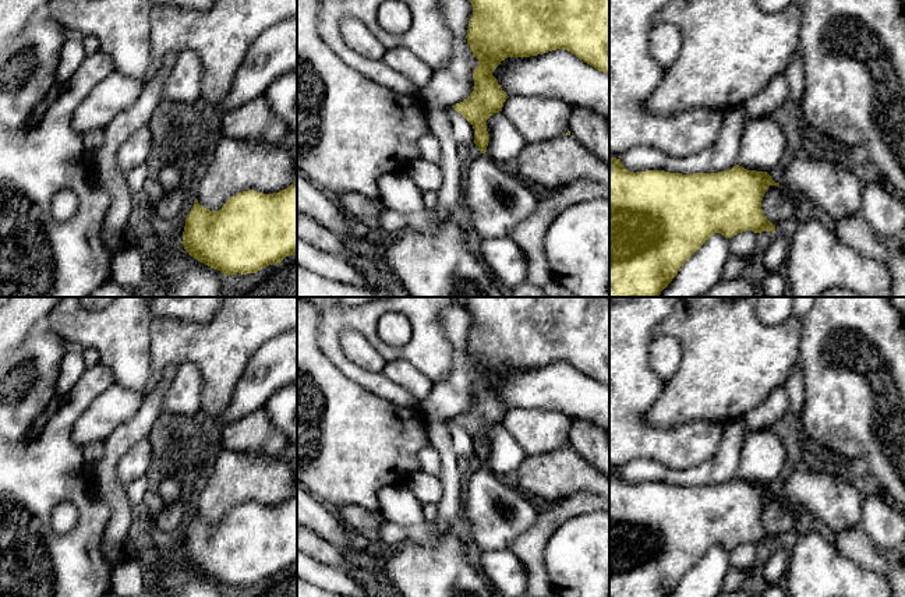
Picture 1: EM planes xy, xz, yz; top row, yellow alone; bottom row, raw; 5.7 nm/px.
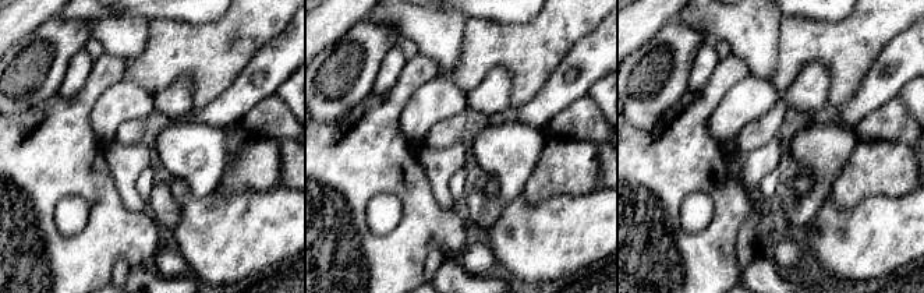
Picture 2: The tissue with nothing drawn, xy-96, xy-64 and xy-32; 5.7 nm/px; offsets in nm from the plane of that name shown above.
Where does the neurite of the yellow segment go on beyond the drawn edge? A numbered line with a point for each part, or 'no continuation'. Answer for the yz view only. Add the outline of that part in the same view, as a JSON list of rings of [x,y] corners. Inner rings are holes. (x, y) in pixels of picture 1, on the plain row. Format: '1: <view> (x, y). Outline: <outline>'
1: yz (833, 498). Outline: [[[800,464],[785,483],[779,499],[802,505],[835,536],[862,523],[863,499],[849,470],[821,473]]]

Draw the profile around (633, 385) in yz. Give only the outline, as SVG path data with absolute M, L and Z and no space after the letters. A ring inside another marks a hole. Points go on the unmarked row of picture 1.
M632 297L609 304L609 470L621 471L634 459L650 459L686 470L714 458L724 424L696 420L675 428L650 427L643 416L662 393L667 382L650 365L654 329L672 312L678 297Z

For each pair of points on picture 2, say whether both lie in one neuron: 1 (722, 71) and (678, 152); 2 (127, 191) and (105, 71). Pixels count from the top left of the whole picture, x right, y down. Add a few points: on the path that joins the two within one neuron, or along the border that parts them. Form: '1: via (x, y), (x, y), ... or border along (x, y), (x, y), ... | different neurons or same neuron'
1: via (712, 91), (689, 119), (684, 133) | same neuron
2: border along (103, 152), (116, 183) | different neurons

